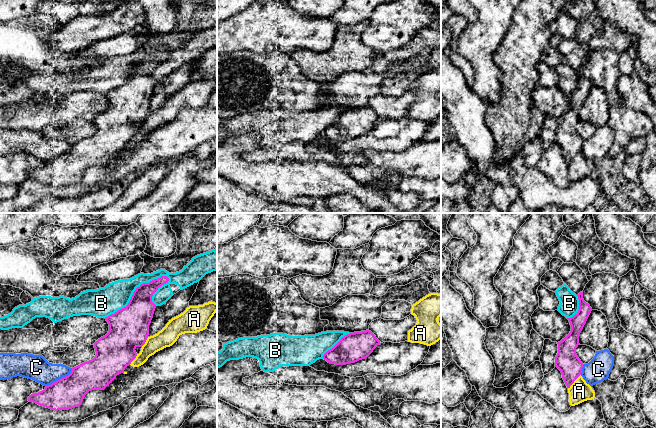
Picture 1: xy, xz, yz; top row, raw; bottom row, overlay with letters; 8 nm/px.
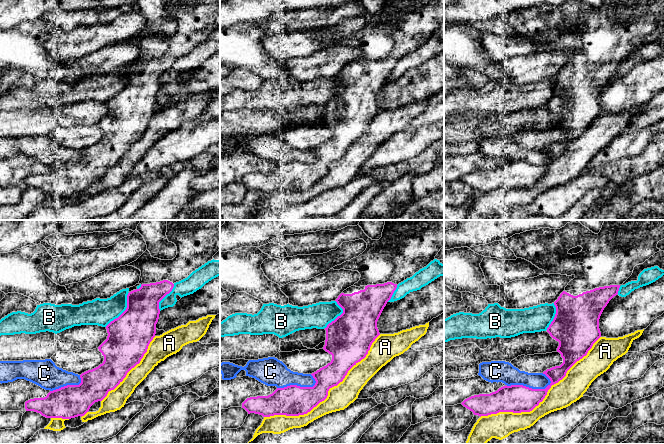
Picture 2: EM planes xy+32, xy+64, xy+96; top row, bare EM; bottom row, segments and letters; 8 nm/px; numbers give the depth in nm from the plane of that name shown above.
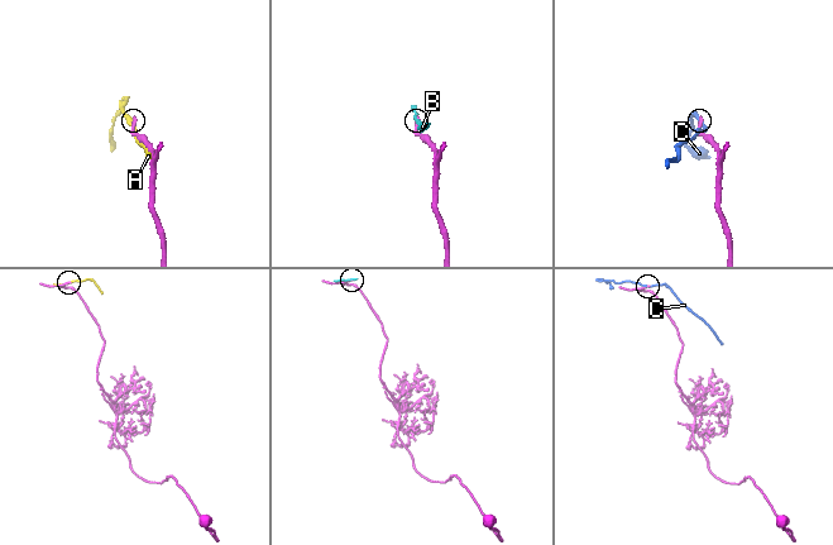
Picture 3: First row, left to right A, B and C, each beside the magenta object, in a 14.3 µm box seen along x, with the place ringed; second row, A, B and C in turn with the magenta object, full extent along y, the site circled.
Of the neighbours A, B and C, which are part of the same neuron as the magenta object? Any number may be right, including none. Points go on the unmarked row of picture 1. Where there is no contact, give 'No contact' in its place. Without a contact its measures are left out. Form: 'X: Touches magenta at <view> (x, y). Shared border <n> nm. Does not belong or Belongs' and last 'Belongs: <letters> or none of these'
A: Touches magenta at yz (574, 156). Shared border 160 nm. Does not belong
B: Touches magenta at xy (134, 67). Shared border 600 nm. Does not belong
C: Touches magenta at xy (61, 154). Shared border 260 nm. Does not belong
Belongs: none of these

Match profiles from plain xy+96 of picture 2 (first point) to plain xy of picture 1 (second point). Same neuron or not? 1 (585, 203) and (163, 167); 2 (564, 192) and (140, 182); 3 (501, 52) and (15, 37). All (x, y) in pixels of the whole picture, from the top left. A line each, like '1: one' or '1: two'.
1: one
2: two
3: two

